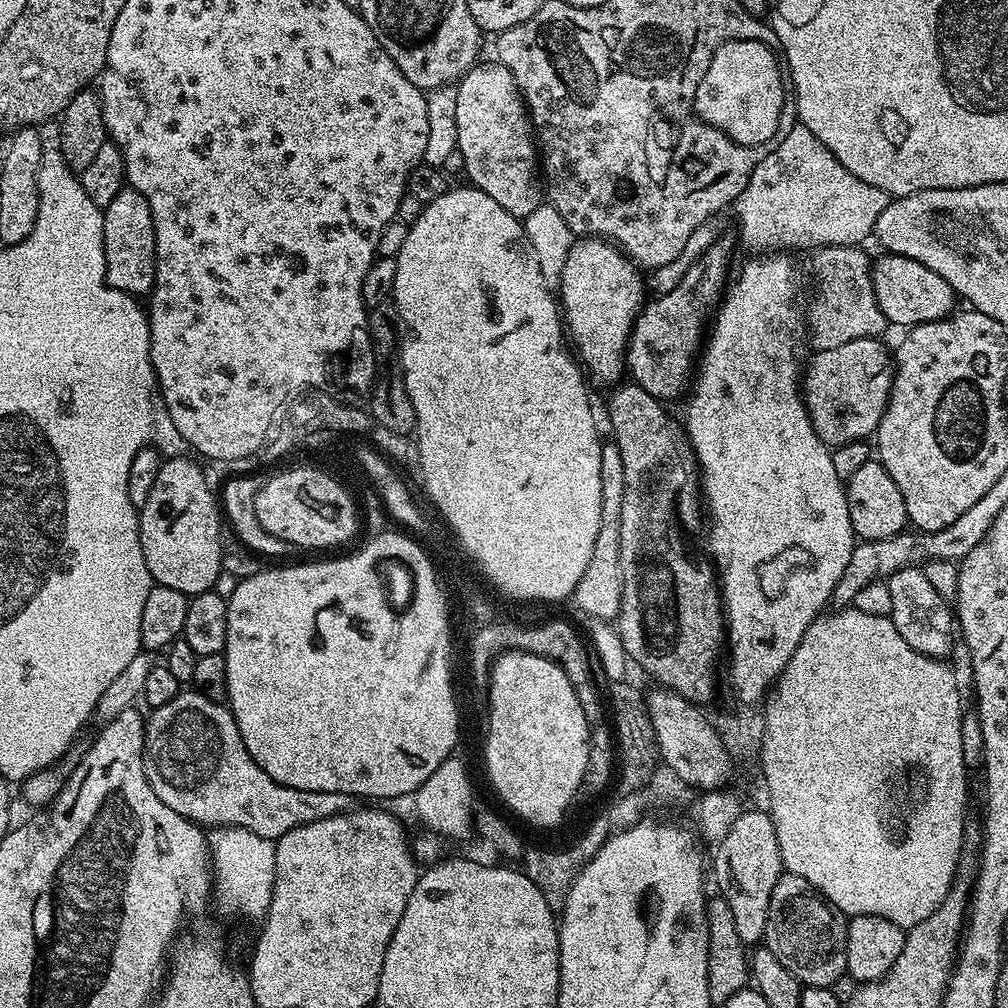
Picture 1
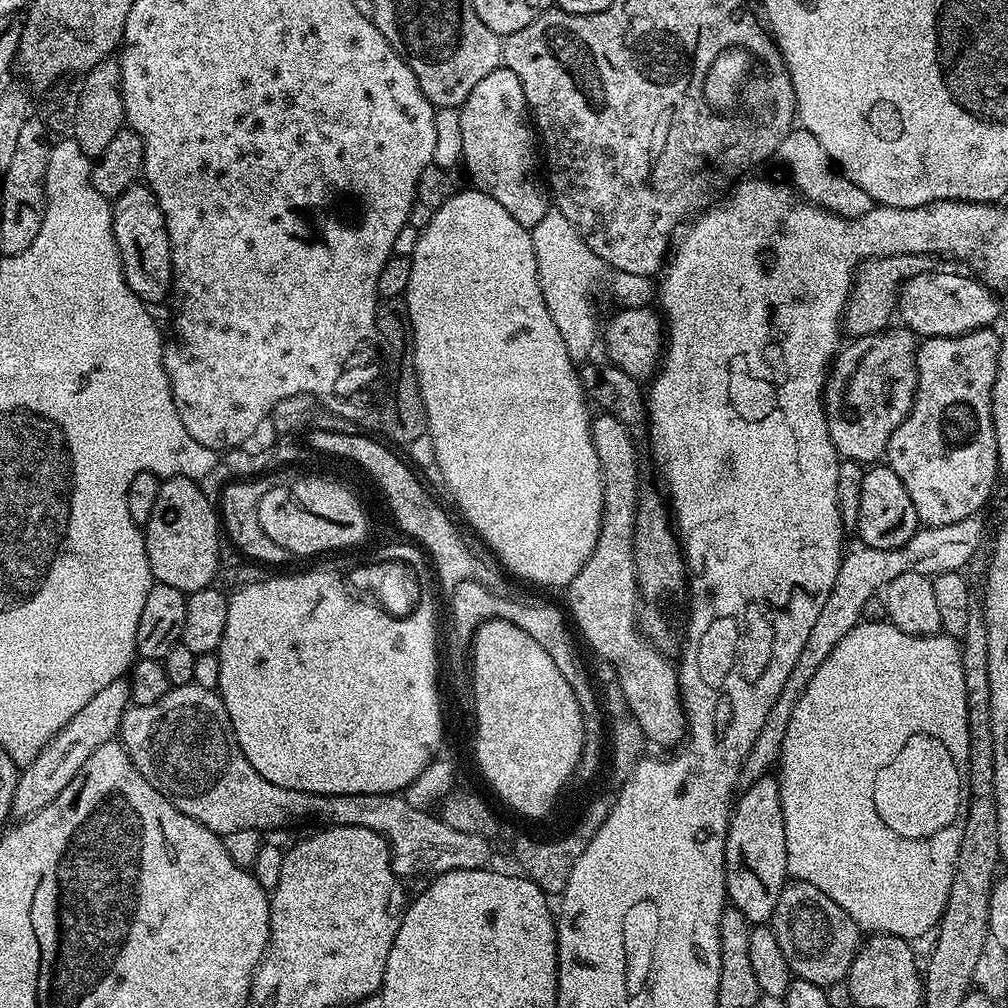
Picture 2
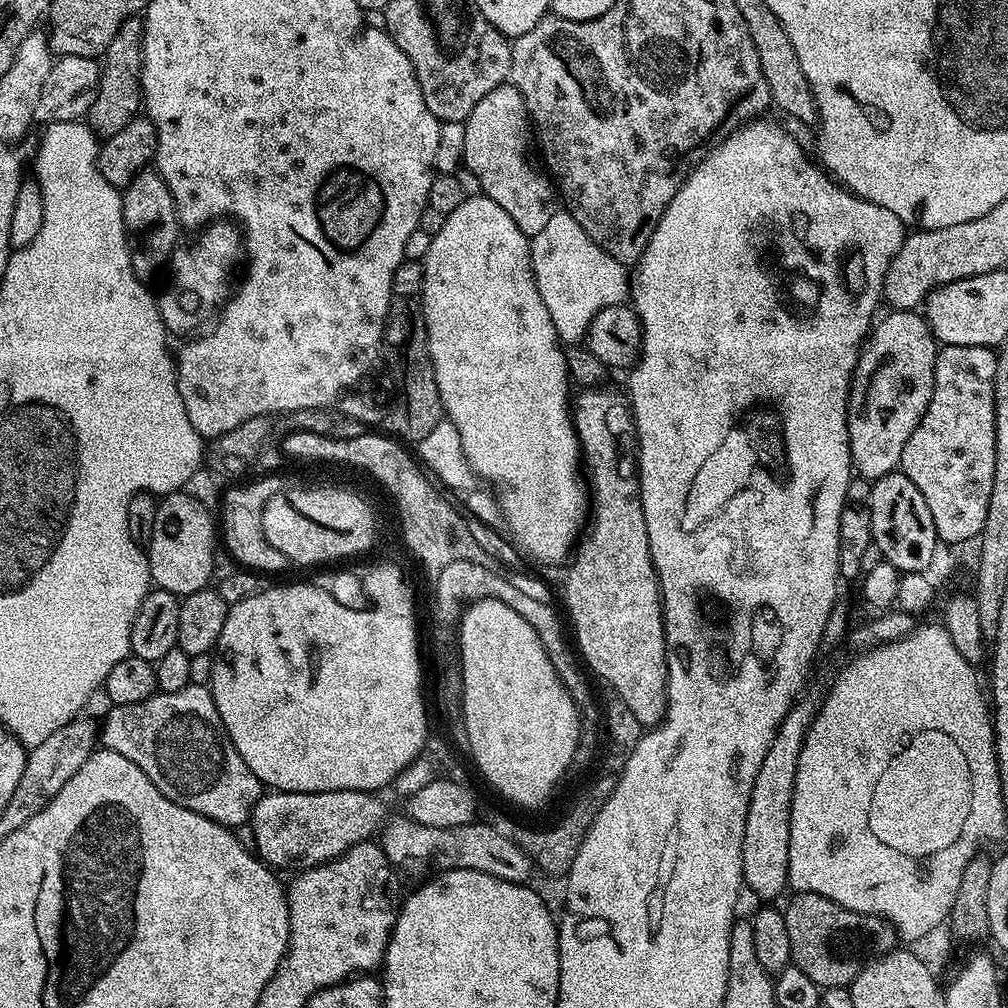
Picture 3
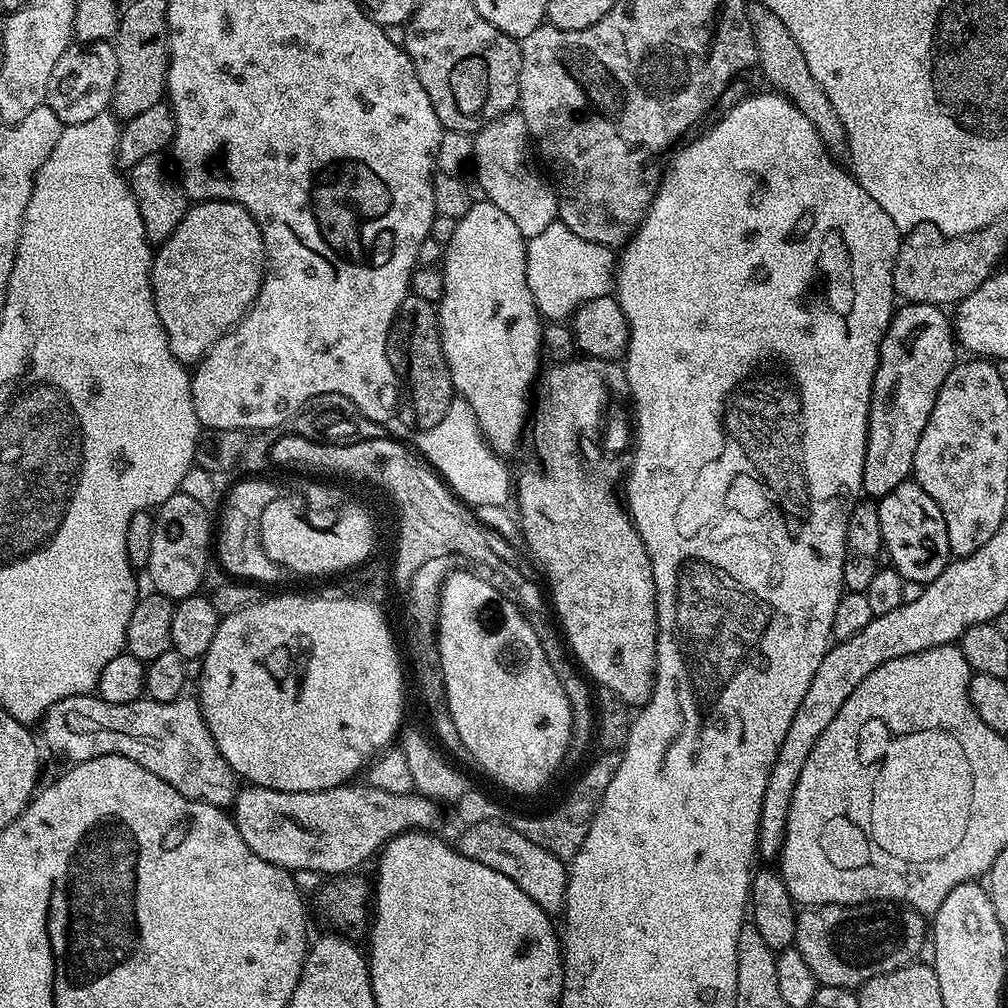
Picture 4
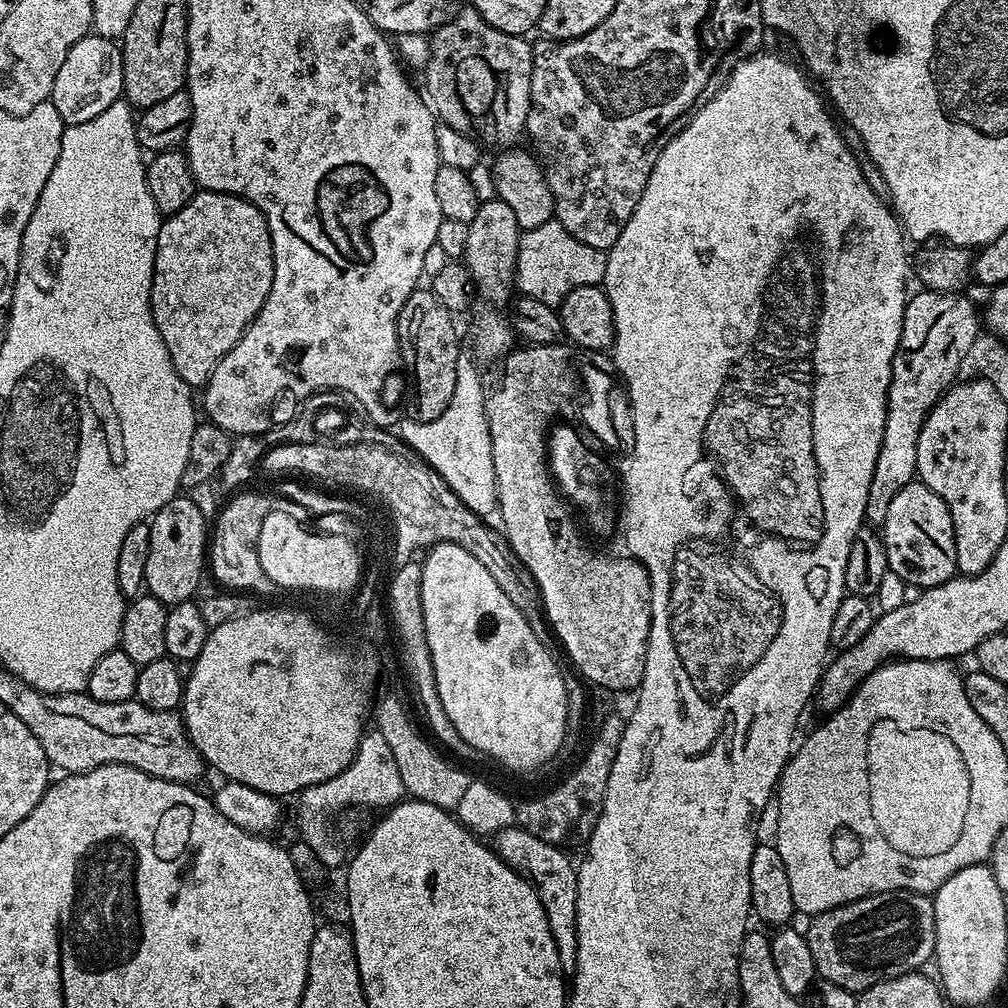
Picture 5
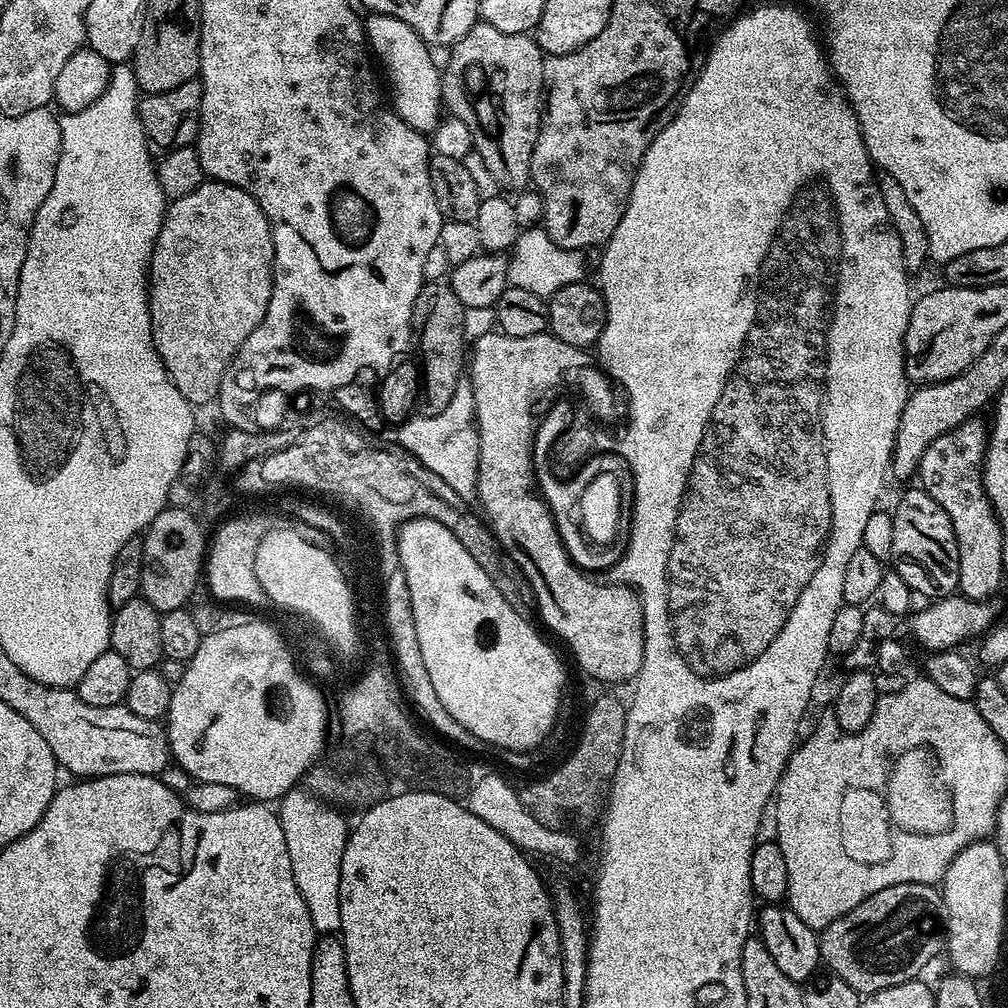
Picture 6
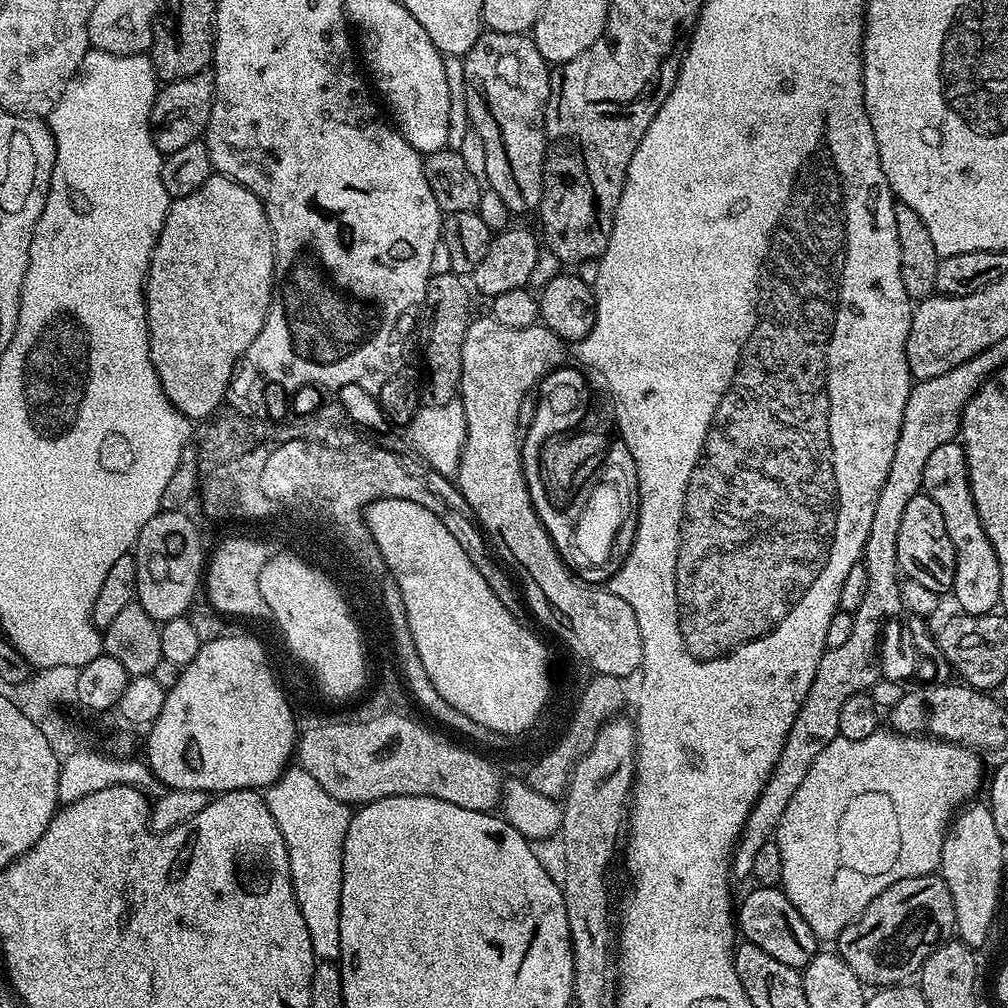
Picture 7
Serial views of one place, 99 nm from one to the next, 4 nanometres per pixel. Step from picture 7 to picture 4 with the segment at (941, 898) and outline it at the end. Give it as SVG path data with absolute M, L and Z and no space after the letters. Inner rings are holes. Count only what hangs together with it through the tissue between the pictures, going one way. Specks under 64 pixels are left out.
M873 902L863 906L818 904L808 906L796 918L795 948L806 958L806 966L814 970L820 984L859 989L870 978L905 968L926 948L926 920L912 908L895 902Z

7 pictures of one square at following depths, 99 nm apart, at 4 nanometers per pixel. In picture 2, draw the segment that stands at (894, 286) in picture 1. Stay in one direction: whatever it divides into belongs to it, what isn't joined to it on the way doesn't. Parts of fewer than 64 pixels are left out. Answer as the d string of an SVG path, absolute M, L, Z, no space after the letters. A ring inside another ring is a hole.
M919 272L914 278L910 278L900 289L898 297L898 316L909 332L920 338L930 336L961 336L972 332L976 328L987 328L995 325L1001 319L1000 304L996 301L997 293L989 288L983 280L972 274L959 276L956 272Z

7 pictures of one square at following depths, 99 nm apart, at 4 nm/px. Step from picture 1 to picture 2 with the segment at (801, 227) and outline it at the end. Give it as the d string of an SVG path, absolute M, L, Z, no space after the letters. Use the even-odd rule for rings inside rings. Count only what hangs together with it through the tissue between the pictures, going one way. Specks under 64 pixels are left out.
M799 126L789 129L786 138L782 140L776 151L776 158L786 168L791 185L809 203L816 203L821 208L834 212L848 219L856 219L866 214L874 207L874 201L868 192L862 190L856 183L850 182L838 171L832 163L826 150L818 143L818 138Z

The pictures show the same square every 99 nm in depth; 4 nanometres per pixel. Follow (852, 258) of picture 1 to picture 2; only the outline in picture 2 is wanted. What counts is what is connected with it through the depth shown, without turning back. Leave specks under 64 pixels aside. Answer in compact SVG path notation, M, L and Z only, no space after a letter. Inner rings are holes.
M898 254L897 256L874 256L865 260L855 269L854 279L850 284L848 304L844 308L842 328L849 337L869 336L875 332L885 331L889 327L888 319L894 316L898 308L900 289L910 278L930 268L929 257L915 254Z

